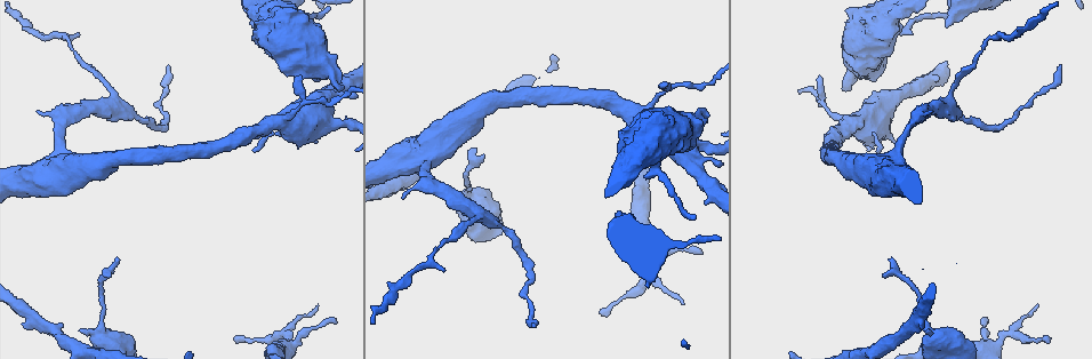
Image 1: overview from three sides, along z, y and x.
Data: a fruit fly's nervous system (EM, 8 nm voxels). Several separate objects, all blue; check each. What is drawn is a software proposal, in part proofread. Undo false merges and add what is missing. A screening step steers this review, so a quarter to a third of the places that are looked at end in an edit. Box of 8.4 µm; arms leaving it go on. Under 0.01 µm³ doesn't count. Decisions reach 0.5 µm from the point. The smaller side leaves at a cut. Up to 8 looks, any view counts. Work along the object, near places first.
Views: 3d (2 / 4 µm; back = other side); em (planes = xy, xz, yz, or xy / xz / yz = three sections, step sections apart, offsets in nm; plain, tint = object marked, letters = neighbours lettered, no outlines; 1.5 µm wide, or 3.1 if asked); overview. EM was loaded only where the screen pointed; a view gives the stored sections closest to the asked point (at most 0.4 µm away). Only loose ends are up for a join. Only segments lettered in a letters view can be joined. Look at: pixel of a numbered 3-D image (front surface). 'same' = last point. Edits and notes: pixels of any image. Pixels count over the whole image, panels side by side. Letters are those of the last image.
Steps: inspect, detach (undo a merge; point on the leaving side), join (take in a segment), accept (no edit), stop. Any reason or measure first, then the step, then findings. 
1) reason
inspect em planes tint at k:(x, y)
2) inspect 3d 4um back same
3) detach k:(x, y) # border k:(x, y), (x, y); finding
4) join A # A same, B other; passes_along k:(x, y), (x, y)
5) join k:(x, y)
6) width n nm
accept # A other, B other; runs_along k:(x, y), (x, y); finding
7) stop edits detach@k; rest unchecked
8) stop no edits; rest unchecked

thick turns thin
inspect em planes letters at 1:(925, 327)

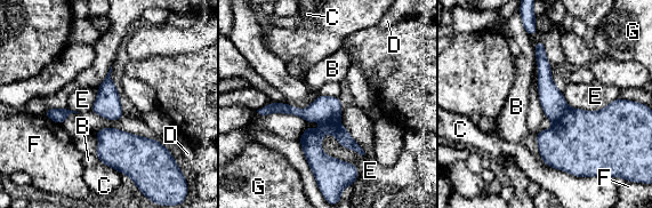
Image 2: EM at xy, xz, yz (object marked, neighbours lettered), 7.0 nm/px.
width 170 nm
detach 2:(324, 108) # B other, C other, D other, E other, F other, G other; part_leaving 2:(338, 105), (313, 112), (262, 111); a second cell is stuck on

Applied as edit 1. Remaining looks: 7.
see it whole again
inspect overview

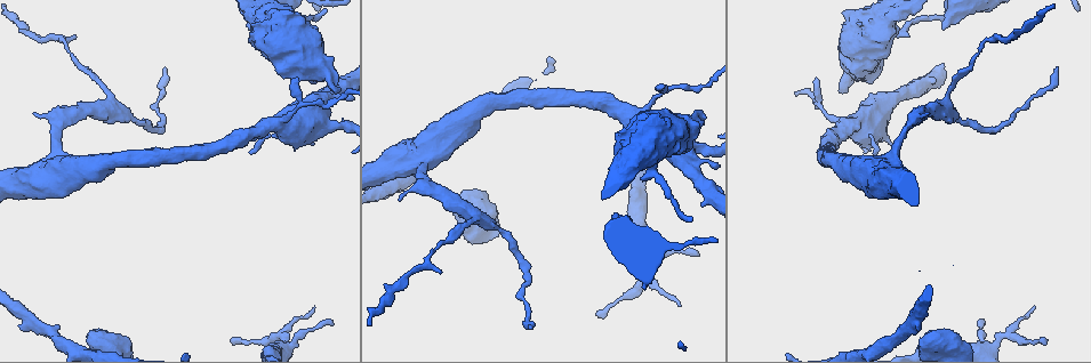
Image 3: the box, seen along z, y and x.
a narrow waist
inspect 3d 4um back at 3:(61, 121)

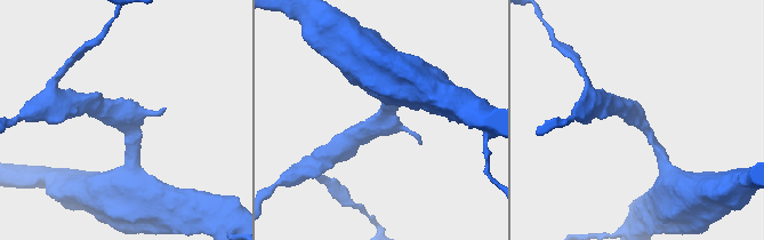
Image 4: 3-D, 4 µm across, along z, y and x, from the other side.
inspect em planes tint at 4:(638, 122)

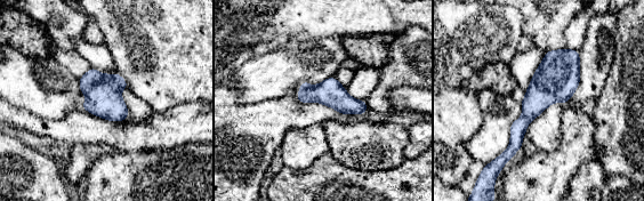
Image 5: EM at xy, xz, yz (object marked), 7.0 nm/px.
inspect em planes letters same

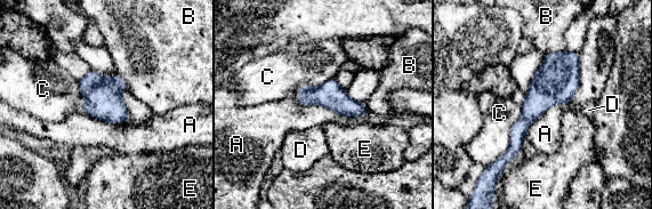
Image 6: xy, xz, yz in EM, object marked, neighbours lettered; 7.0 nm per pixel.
width 190 nm
accept # A other, B other, C other, D other, E other; all the same cell

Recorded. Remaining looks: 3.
thick end
inspect em yz step 4 plain at 3:(340, 88)

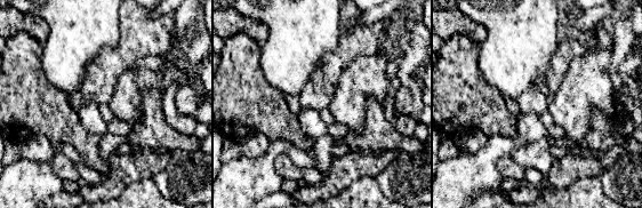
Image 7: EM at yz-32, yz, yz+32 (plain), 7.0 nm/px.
what lies round it
inspect em yz step 4 letters same

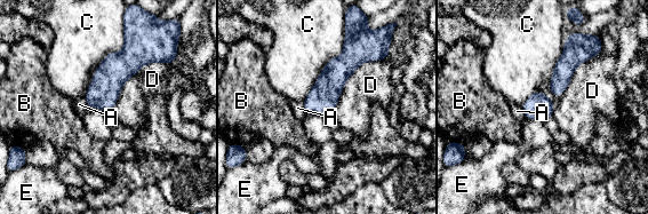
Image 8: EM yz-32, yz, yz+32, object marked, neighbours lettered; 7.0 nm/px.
accept # A other, B other, C other, D other, E other; border 8:(345, 38), (303, 101); none of them fits

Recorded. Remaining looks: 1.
stop edits detach@2; rest unchecked

